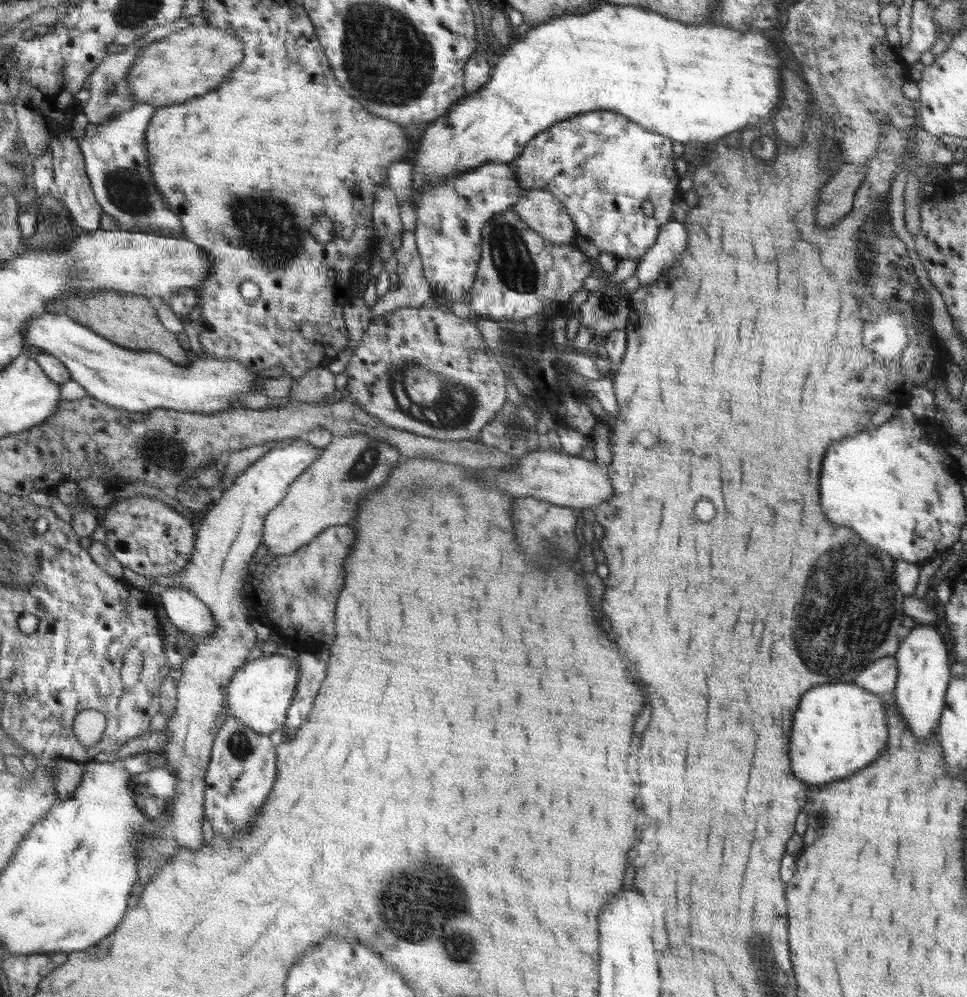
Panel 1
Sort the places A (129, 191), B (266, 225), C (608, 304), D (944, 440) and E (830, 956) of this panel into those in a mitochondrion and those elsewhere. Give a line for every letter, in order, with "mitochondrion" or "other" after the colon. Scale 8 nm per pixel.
A: mitochondrion
B: mitochondrion
C: mitochondrion
D: other
E: other

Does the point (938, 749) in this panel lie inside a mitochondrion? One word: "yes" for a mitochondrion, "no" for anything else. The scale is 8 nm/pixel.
no

